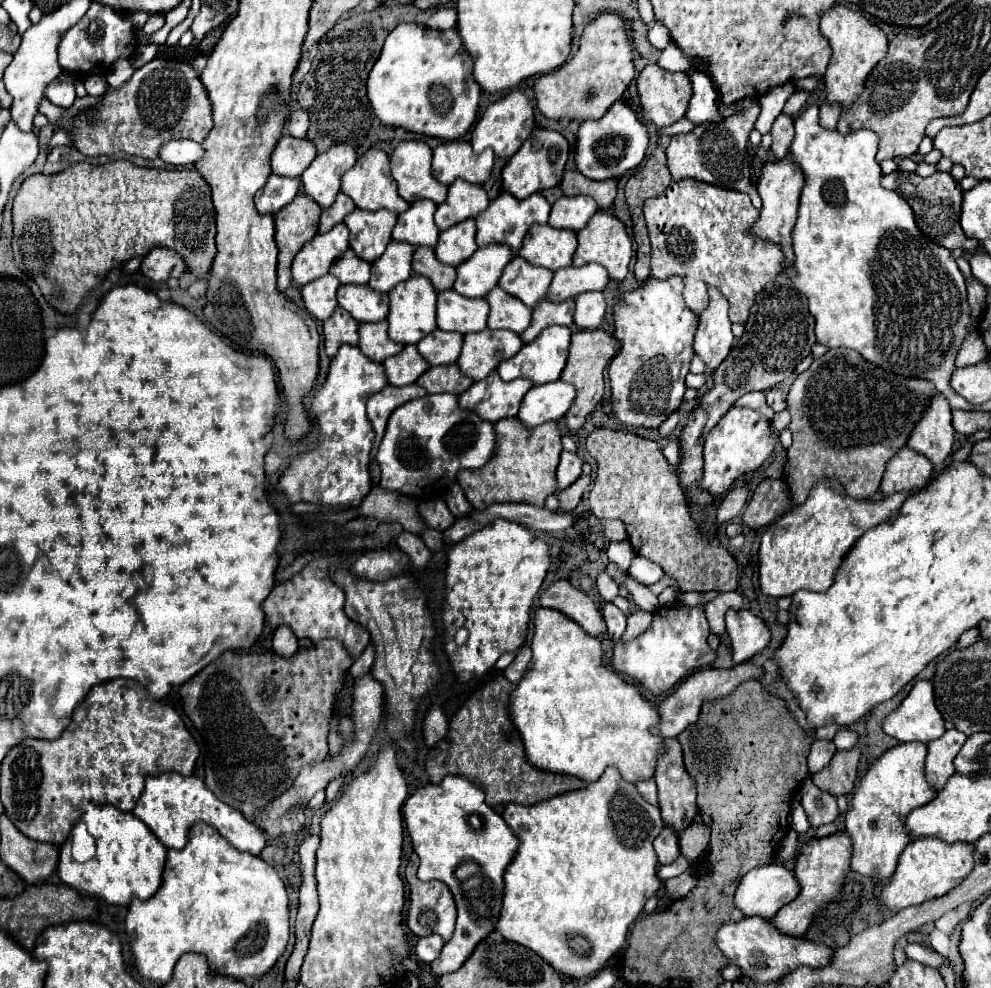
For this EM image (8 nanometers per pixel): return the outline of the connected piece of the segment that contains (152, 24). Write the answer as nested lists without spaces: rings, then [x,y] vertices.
[[[161,13],[151,15],[151,17],[147,19],[147,23],[141,27],[141,31],[143,31],[143,35],[153,35],[155,31],[159,31],[159,29],[163,27],[163,23],[165,23],[165,17],[163,17]]]

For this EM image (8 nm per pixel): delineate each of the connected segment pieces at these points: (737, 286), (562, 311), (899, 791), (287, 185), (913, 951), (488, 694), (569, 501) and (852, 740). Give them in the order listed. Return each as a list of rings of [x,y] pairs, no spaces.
[[[697,179],[671,181],[661,197],[645,201],[645,221],[651,237],[651,273],[655,279],[665,279],[681,275],[685,283],[685,303],[693,313],[703,313],[709,305],[709,287],[717,287],[721,295],[729,301],[731,323],[745,323],[755,295],[771,281],[783,273],[785,255],[781,247],[771,241],[761,241],[759,237],[749,237],[749,227],[757,221],[757,209],[751,205],[749,195],[739,191],[727,191],[701,183]]]
[[[567,299],[563,303],[553,303],[553,301],[539,301],[539,305],[533,309],[533,321],[527,327],[525,333],[521,333],[523,343],[531,343],[545,327],[549,325],[565,325],[569,327],[573,323],[573,313],[575,313],[575,301]]]
[[[901,743],[885,751],[861,777],[853,795],[853,809],[845,815],[845,833],[851,835],[853,841],[853,871],[865,877],[877,877],[879,881],[889,881],[889,877],[893,877],[899,853],[911,841],[911,835],[905,829],[907,815],[937,795],[925,779],[925,757],[927,745]]]
[[[269,175],[265,187],[255,195],[255,207],[259,213],[275,215],[281,207],[293,201],[299,193],[299,179]]]
[[[907,943],[907,945],[905,945],[905,953],[907,953],[909,959],[919,961],[919,963],[923,963],[923,965],[931,965],[931,967],[937,969],[937,971],[939,971],[943,965],[949,963],[947,957],[939,955],[937,951],[929,949],[929,947],[921,945],[921,943]]]
[[[497,675],[497,679],[489,681],[481,691],[473,693],[465,701],[451,719],[447,735],[427,753],[425,767],[431,783],[441,783],[445,775],[463,775],[485,791],[491,807],[505,803],[537,805],[555,795],[577,791],[587,785],[577,777],[541,771],[527,761],[521,735],[509,717],[509,697],[515,687],[515,683]]]
[[[581,475],[573,485],[569,485],[567,489],[563,489],[563,491],[559,491],[557,493],[557,497],[559,497],[559,507],[561,507],[561,511],[573,511],[575,507],[577,507],[577,503],[581,501],[581,497],[583,497],[583,491],[589,487],[589,483],[591,483],[591,477],[589,475]]]
[[[845,729],[845,731],[839,731],[839,733],[835,735],[833,743],[835,743],[837,749],[851,749],[851,747],[857,743],[857,739],[859,739],[859,735],[857,735],[855,731]]]

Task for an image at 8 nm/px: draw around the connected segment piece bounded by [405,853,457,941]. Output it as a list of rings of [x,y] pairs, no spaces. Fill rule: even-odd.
[[[411,853],[409,865],[405,869],[405,879],[409,883],[409,909],[407,909],[407,921],[405,923],[419,937],[437,933],[445,941],[449,941],[449,937],[453,935],[453,929],[455,929],[455,919],[457,919],[453,895],[451,895],[449,887],[441,881],[429,881],[429,883],[419,881],[417,879],[417,865],[419,865],[419,857],[415,853]]]

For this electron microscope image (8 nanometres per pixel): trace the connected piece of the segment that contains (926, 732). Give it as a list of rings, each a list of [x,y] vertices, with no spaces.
[[[917,681],[903,703],[885,719],[883,731],[899,741],[929,743],[945,733],[945,721],[935,705],[933,683]]]

